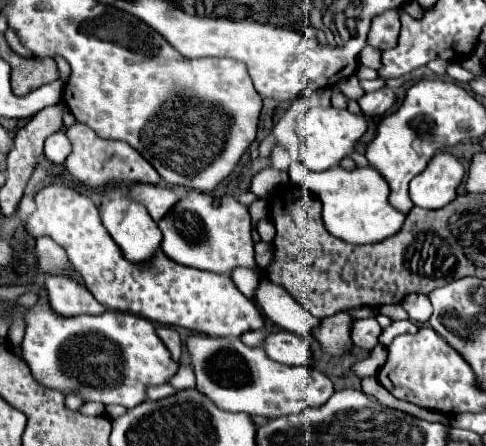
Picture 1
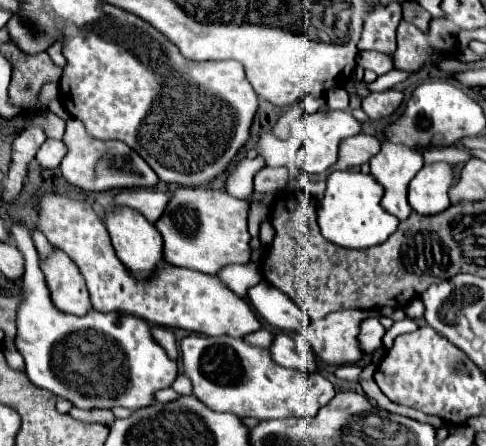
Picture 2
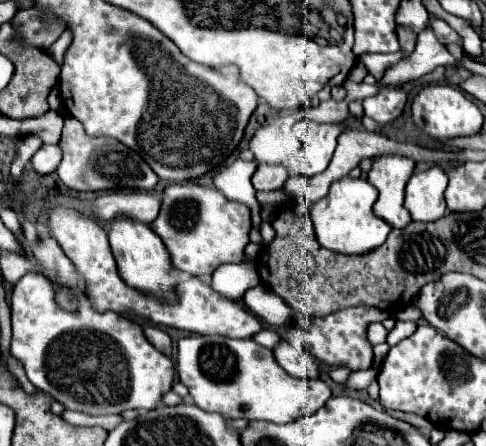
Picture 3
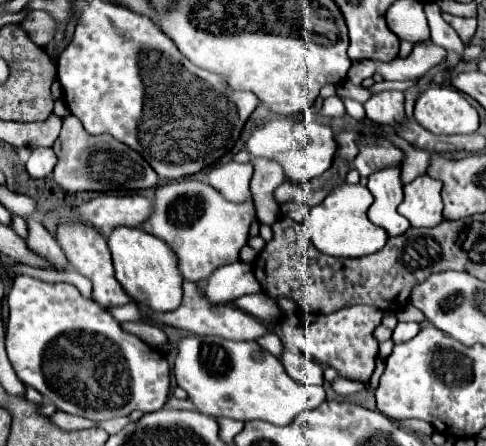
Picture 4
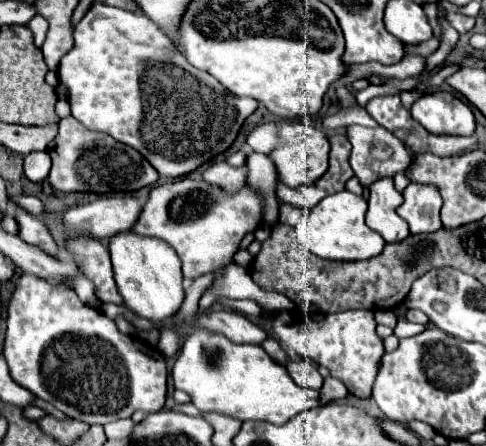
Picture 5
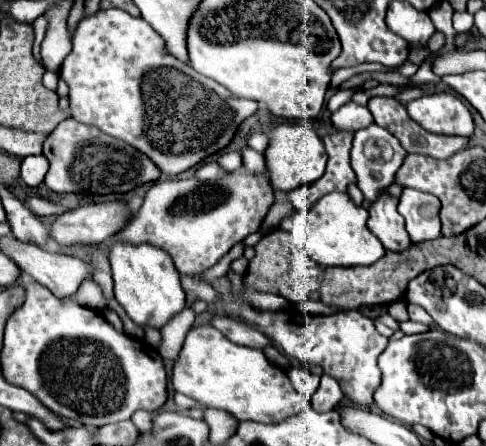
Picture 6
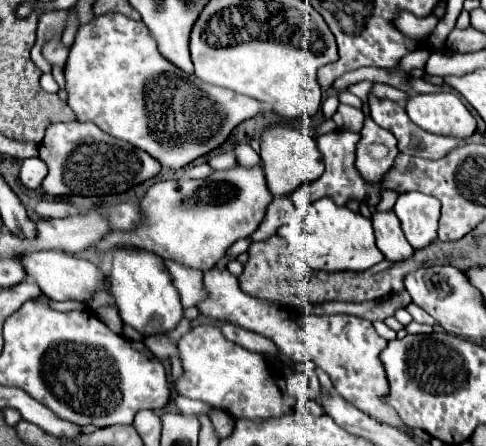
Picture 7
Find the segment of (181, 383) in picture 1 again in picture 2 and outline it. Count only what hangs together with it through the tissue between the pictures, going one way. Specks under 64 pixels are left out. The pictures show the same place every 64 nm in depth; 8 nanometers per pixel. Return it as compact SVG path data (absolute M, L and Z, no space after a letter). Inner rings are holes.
M180 374L176 380L174 380L174 384L172 384L172 388L180 394L180 396L188 396L188 394L192 394L192 384L190 384L190 380L184 376L184 374Z

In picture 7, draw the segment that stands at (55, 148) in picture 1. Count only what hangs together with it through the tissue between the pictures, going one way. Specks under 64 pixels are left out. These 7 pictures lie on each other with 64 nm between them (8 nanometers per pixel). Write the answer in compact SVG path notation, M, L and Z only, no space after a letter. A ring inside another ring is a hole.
M28 158L22 162L22 168L20 168L20 182L30 188L30 190L36 190L44 176L46 176L46 164L40 160L40 158Z

